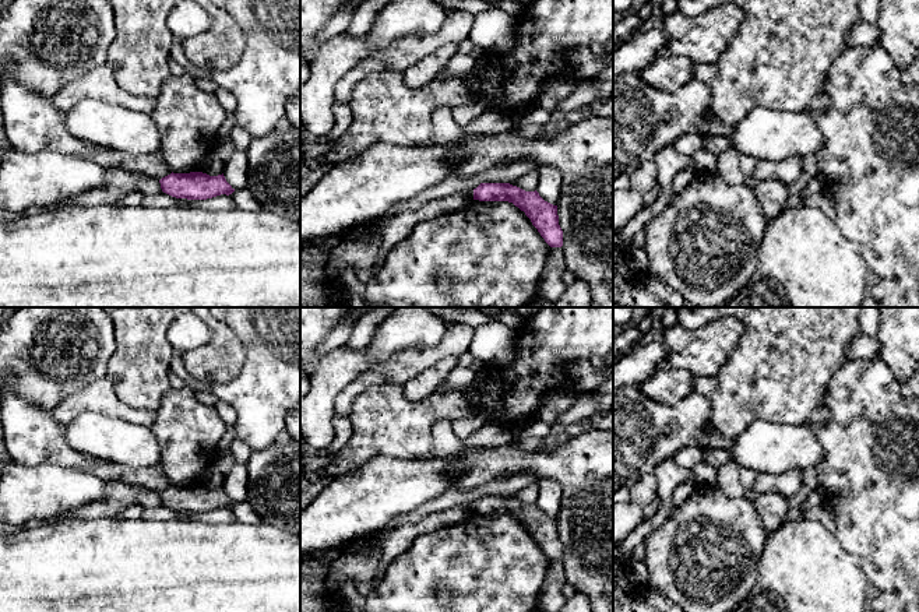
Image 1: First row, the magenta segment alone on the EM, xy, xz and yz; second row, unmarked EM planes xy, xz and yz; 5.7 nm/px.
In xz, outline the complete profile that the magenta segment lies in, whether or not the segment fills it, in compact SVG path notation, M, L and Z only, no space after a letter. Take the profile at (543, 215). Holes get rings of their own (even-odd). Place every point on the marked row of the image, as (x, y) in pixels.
M480 183L473 189L473 200L513 203L525 212L550 247L563 246L557 205L545 201L536 190L525 191L510 183Z

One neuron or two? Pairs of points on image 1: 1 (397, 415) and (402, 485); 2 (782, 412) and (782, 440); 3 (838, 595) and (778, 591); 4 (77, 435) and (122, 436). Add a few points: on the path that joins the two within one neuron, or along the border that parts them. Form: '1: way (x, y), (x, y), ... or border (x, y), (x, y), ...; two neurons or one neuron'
1: border (428, 456), (373, 456), (368, 461); two neurons
2: border (750, 422), (767, 419), (800, 425); two neurons
3: way (823, 595), (793, 591); one neuron
4: way (88, 435), (111, 436); one neuron

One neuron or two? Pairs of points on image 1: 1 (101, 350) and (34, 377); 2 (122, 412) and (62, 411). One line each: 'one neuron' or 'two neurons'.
1: one neuron
2: one neuron

